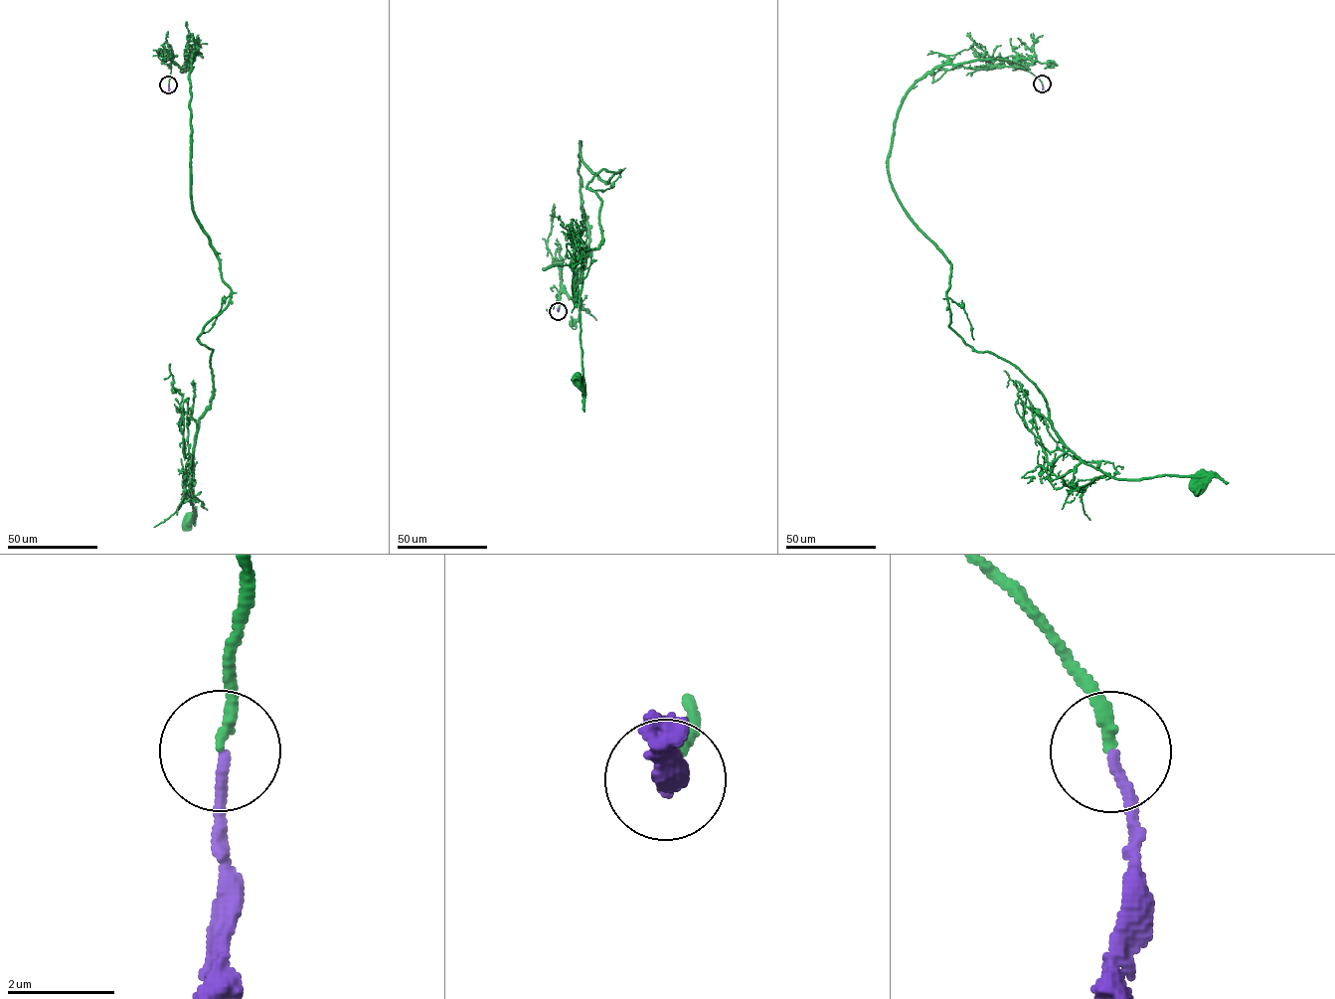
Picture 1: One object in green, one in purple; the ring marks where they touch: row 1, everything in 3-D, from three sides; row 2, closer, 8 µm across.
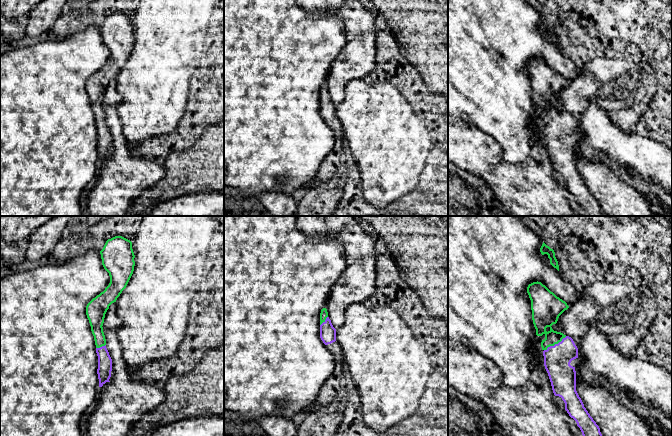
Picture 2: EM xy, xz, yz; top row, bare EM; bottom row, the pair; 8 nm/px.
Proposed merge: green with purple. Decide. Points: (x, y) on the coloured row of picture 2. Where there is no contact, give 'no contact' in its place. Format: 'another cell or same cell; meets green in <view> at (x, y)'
same cell; meets green in yz at (555, 343)

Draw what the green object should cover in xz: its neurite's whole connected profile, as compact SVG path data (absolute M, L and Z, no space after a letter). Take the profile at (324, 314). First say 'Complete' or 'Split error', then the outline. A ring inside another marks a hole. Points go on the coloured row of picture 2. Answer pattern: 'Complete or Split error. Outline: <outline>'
Split error. Outline: M323 308L320 313L320 338L325 345L336 341L336 329L328 317L326 308Z

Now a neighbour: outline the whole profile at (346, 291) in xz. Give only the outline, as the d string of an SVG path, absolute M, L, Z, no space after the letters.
M296 216L296 226L310 238L314 237L316 234L328 234L336 237L344 245L346 269L342 276L332 286L325 307L333 327L338 329L345 322L345 311L347 308L354 303L366 302L376 291L376 238L369 235L360 226L354 216Z

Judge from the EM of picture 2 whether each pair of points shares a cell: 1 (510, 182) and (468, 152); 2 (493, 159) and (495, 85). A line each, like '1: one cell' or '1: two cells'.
1: one cell
2: two cells

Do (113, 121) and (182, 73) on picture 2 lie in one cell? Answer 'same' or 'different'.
different

